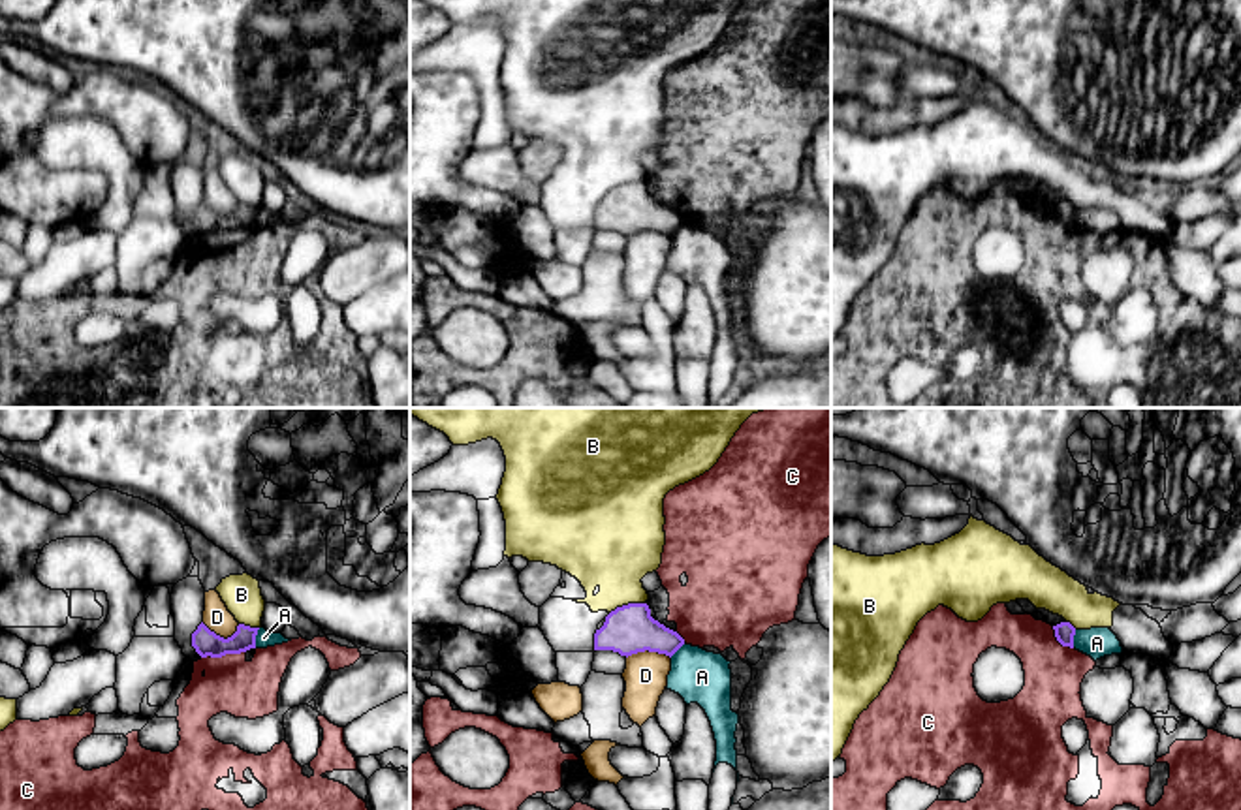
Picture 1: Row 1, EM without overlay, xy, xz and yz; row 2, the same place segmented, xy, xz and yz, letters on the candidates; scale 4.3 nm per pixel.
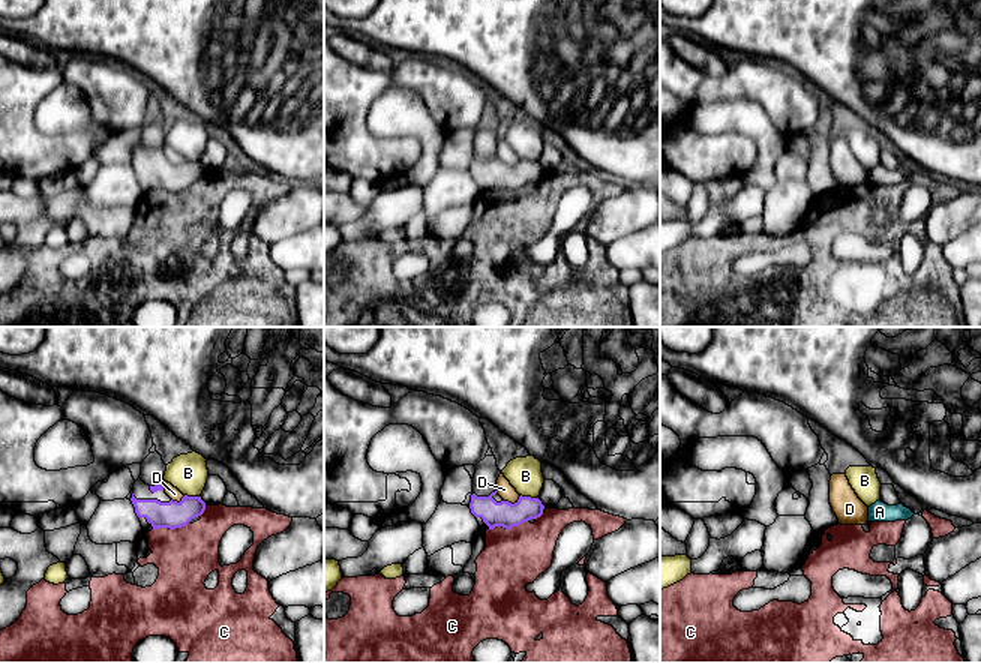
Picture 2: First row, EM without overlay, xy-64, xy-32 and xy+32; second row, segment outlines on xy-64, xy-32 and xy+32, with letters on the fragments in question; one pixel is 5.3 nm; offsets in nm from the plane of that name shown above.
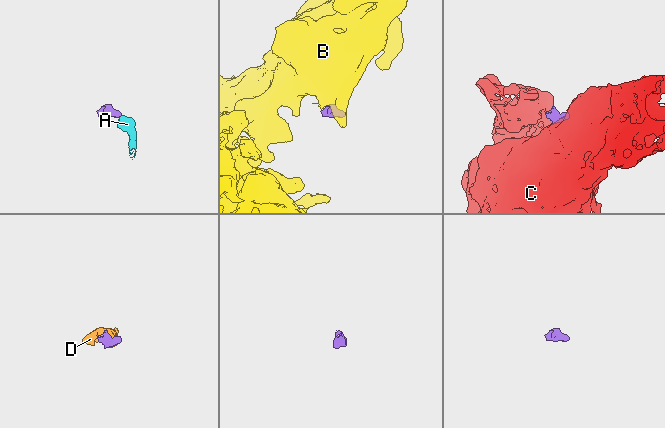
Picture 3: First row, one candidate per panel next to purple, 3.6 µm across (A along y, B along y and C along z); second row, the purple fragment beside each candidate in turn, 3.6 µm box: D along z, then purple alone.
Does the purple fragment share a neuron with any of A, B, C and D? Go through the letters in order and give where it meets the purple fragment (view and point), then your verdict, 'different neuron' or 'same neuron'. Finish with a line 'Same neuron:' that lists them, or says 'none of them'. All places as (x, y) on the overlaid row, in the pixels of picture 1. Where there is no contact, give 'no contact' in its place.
A: xy (254, 638) | different neuron
B: xz (628, 604) | different neuron
C: xy (222, 654) | different neuron
D: xz (647, 649) | different neuron
Same neuron: none of them

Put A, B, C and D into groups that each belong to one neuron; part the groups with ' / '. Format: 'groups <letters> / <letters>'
groups A / B / C / D

